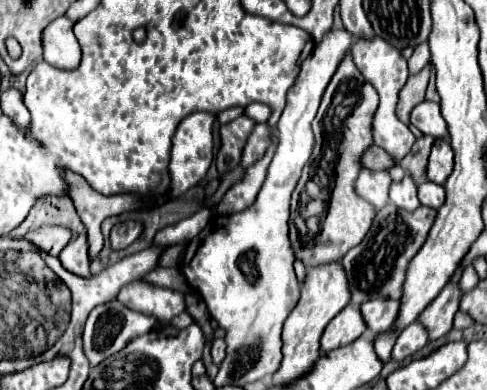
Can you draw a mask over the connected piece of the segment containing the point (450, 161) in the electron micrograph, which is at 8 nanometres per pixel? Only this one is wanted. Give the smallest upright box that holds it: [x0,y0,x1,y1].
[426,139,454,185]

